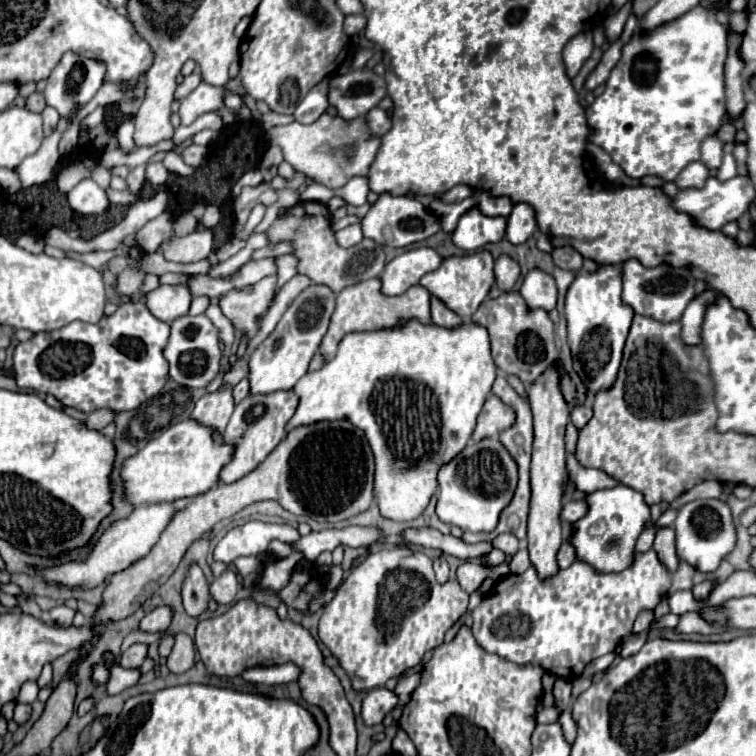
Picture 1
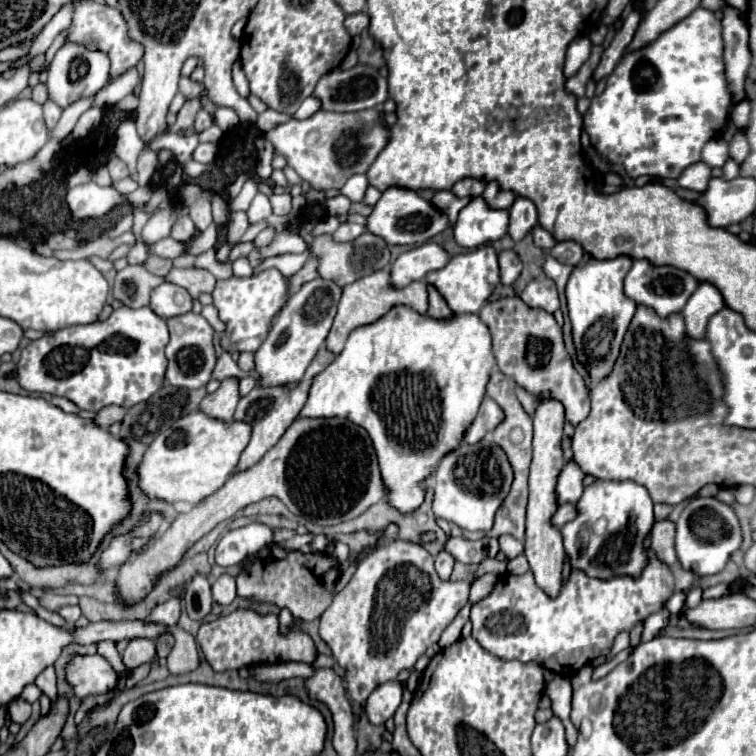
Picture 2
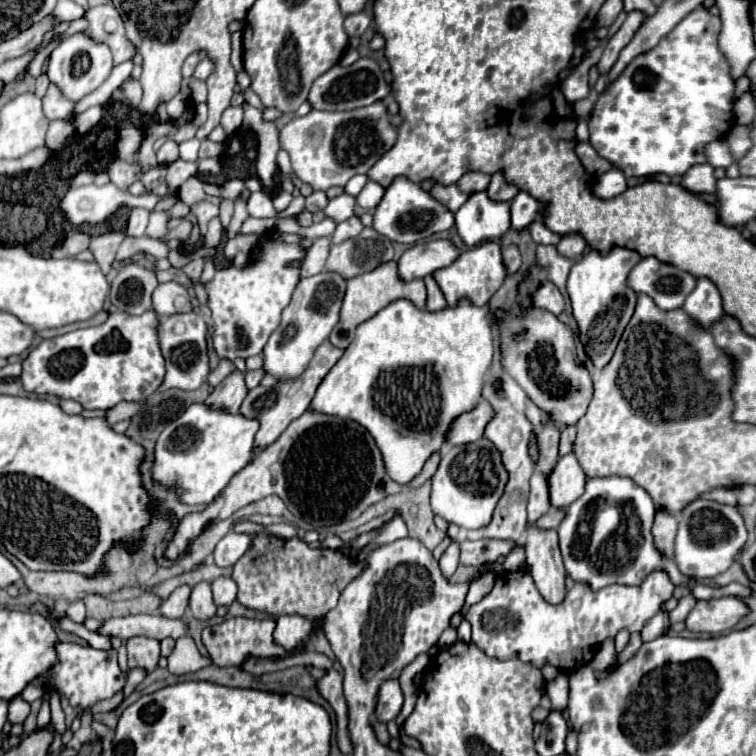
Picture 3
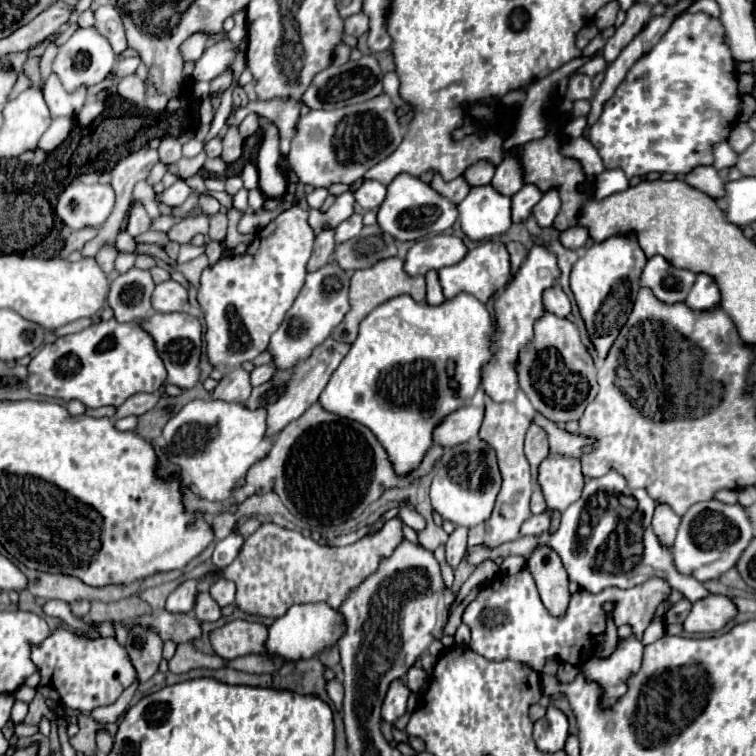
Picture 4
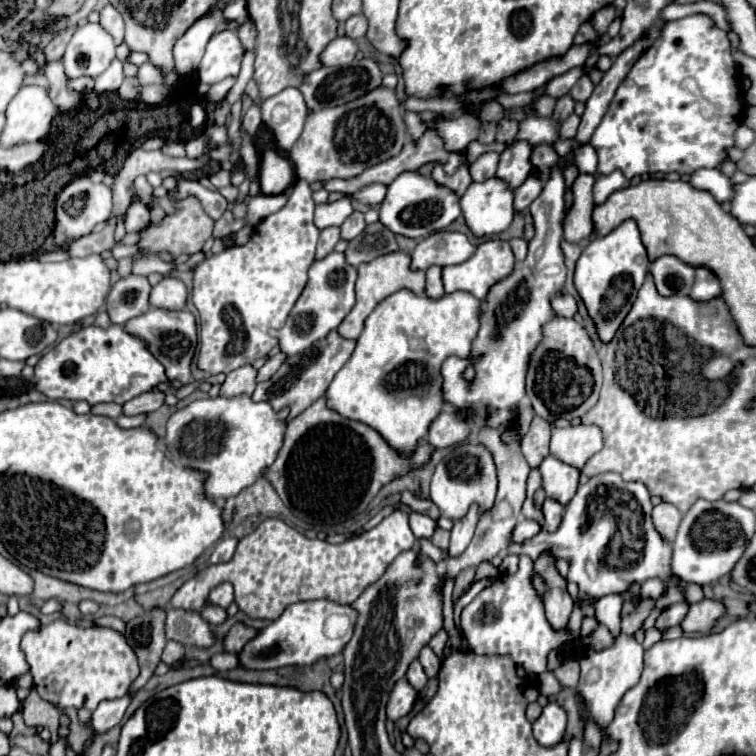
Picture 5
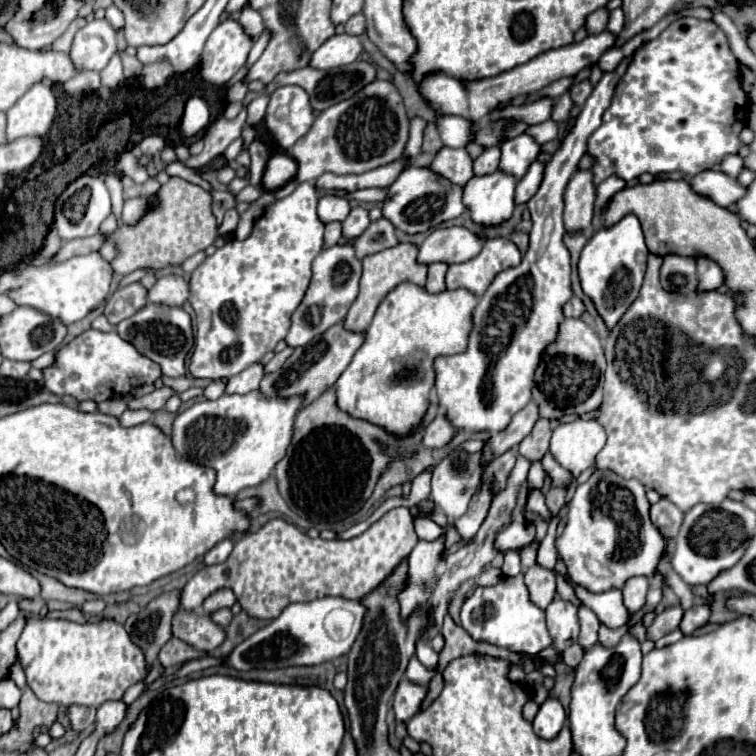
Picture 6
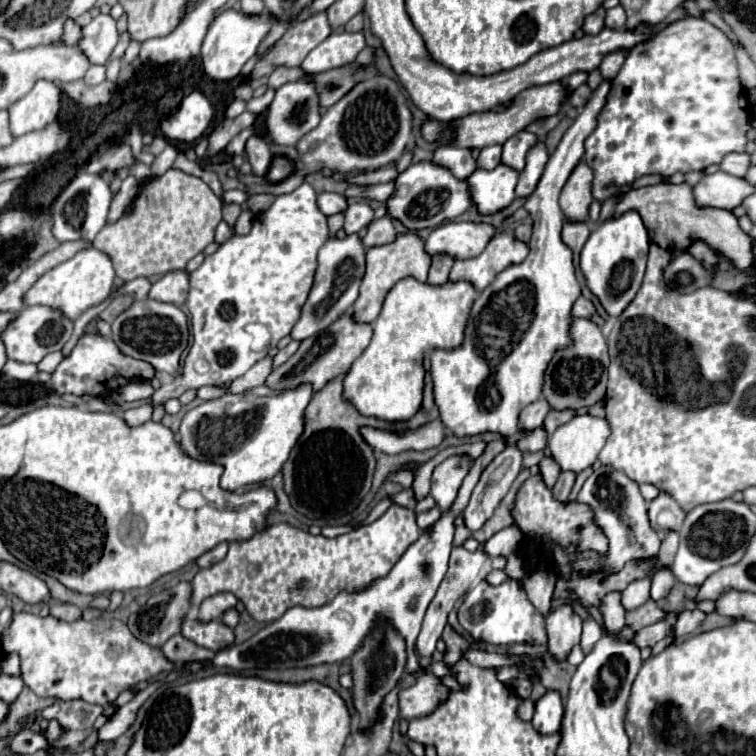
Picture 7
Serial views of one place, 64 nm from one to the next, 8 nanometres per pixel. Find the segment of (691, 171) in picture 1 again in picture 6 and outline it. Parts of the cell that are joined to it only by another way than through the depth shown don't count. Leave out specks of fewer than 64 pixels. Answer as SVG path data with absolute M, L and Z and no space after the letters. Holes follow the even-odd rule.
M704 170L694 176L692 190L700 196L710 198L714 204L728 208L730 204L736 204L736 200L740 200L740 196L744 196L746 186L742 186L736 178L730 178L724 172Z

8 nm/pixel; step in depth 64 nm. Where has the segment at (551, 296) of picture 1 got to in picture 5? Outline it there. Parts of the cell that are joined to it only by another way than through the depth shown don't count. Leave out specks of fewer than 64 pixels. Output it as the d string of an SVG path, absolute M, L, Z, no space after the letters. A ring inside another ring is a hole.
M562 294L562 296L554 298L552 308L558 316L564 316L564 318L572 318L578 312L578 304L570 294Z

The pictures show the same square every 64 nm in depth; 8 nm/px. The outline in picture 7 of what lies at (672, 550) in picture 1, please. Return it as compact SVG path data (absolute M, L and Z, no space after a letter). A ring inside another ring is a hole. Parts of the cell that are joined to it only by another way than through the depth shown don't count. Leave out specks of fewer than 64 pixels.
M660 492L652 502L650 502L650 524L656 528L656 532L664 534L668 530L680 530L680 524L684 522L686 512L668 496L668 492Z

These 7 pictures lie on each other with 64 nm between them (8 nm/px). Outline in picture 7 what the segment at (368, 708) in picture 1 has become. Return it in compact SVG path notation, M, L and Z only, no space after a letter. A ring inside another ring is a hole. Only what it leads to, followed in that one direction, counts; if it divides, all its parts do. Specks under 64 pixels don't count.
M422 674L414 686L400 692L400 718L414 720L432 714L444 700L448 700L448 686L434 674Z

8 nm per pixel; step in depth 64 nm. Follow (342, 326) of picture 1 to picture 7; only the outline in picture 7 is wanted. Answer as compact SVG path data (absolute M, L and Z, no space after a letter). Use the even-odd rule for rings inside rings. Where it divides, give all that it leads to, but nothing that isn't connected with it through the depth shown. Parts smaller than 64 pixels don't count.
M402 232L396 236L396 240L392 244L384 244L380 248L370 248L366 252L366 274L360 286L360 296L354 304L354 318L360 322L374 322L376 316L382 310L384 304L384 296L388 294L388 290L406 276L414 276L420 282L426 282L428 276L428 268L430 268L430 256L428 252L424 252L424 240L416 234L416 232Z

